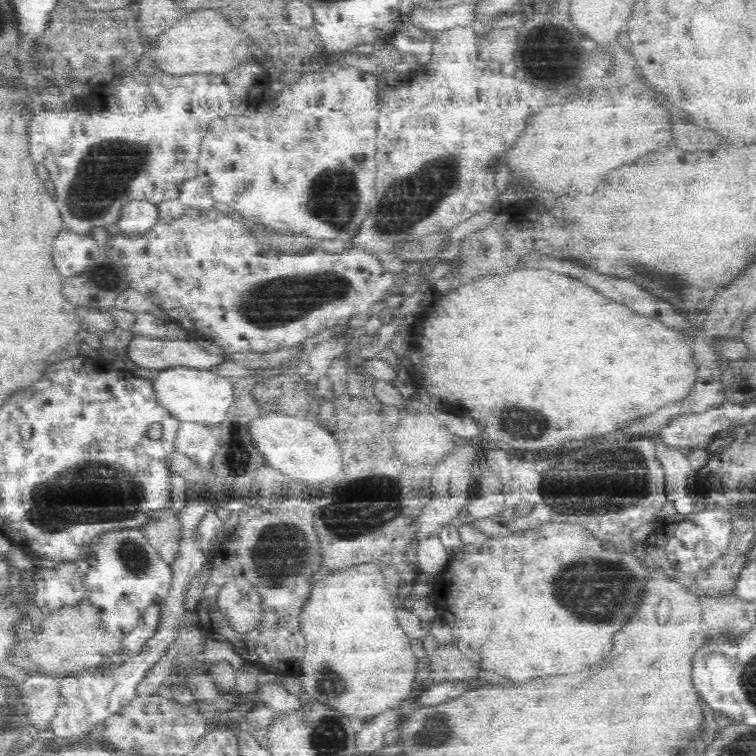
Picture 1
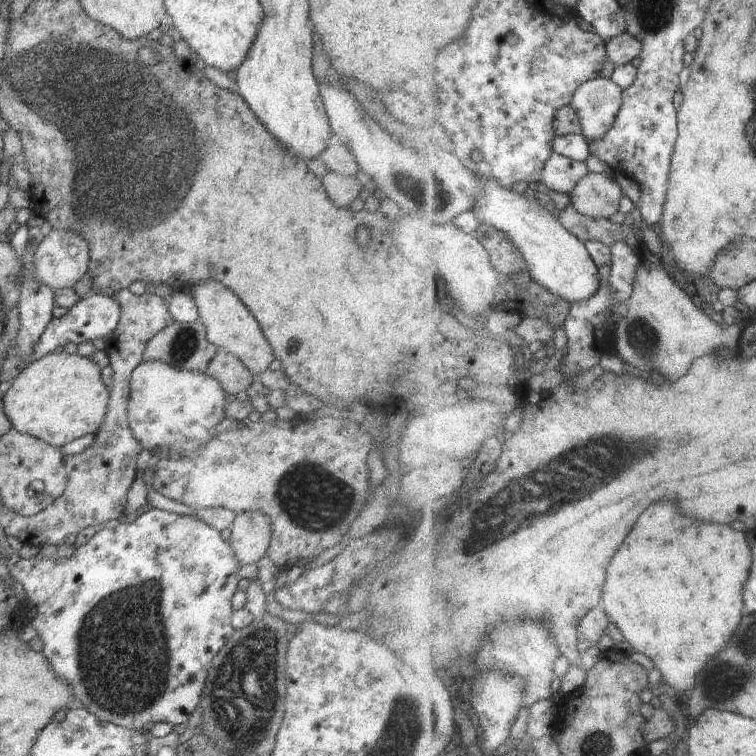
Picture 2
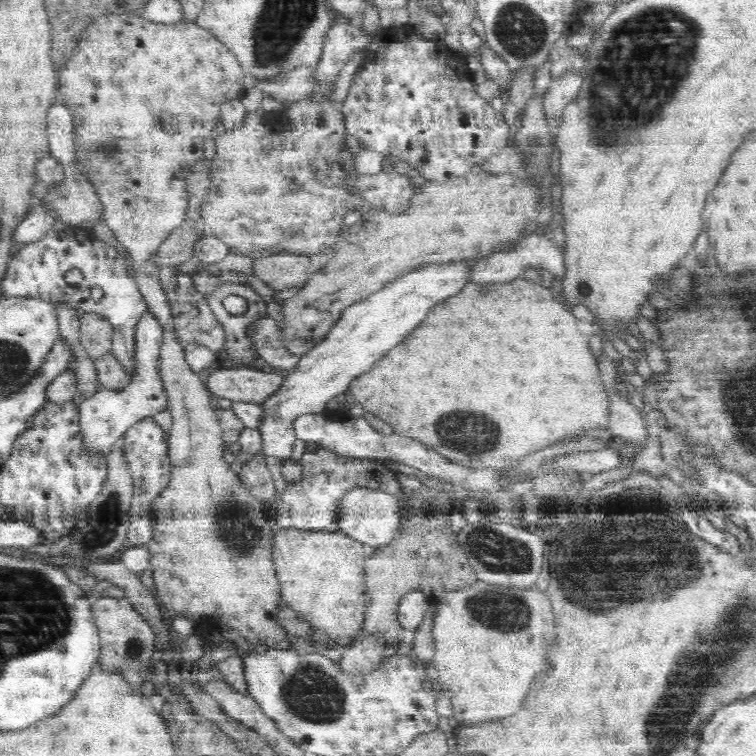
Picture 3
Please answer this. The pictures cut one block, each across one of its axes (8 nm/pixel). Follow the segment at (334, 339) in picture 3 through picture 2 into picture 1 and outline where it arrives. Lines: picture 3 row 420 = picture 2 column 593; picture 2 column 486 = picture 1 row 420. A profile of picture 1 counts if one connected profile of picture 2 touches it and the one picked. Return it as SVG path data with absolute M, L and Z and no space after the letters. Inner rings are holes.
M168 366L158 369L151 383L158 404L179 422L198 422L216 428L226 418L230 404L234 400L230 379L215 375L210 370Z

